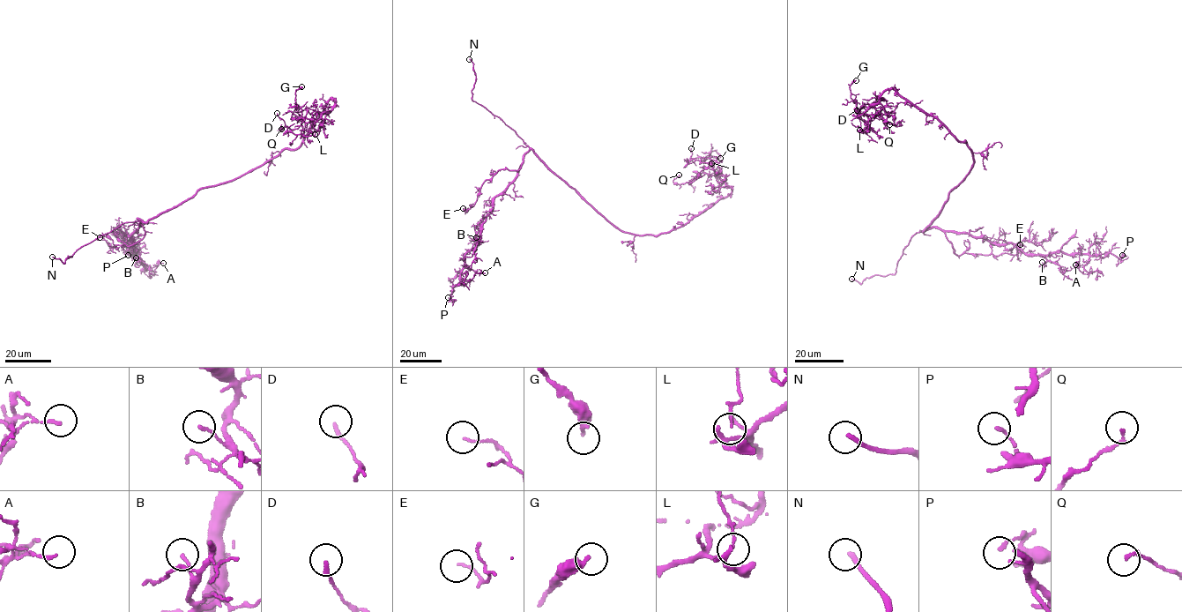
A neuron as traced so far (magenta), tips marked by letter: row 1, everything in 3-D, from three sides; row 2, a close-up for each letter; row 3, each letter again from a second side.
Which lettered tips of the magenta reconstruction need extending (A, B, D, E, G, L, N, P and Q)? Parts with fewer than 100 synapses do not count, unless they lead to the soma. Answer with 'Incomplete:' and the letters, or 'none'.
Incomplete: N

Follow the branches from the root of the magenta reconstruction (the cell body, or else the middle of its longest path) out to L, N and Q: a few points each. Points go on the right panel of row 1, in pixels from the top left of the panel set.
L: (953, 189), (973, 163), (966, 142), (895, 90), (888, 88), (860, 114), (859, 130)
N: (953, 189), (930, 224), (912, 235), (894, 274), (874, 274), (862, 283), (851, 279)
Q: (953, 189), (973, 163), (966, 142), (888, 88), (869, 106), (875, 117), (901, 123), (889, 124)

